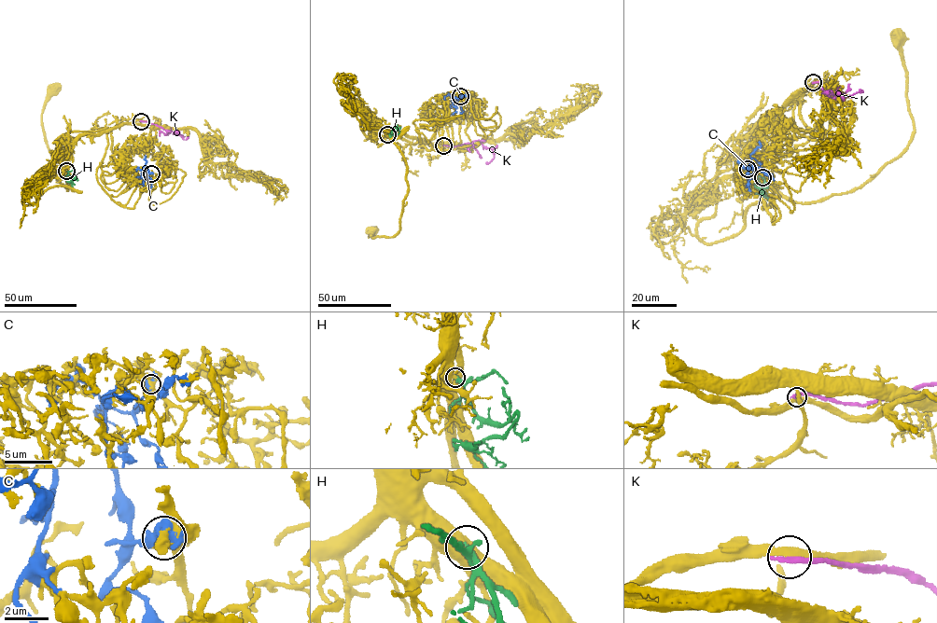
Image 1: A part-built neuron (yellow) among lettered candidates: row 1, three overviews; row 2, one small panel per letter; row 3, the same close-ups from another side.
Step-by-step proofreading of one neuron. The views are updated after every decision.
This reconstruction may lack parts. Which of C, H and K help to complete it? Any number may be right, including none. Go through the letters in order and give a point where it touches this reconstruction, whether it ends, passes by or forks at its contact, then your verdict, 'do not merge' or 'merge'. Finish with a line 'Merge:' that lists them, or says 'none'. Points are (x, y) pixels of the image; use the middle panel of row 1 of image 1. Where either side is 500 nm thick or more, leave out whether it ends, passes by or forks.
C: meets yellow at (460, 96); it forks there; do not merge
H: meets yellow at (387, 134); merge
K: meets yellow at (443, 145); it ends there; do not merge
Merge: H

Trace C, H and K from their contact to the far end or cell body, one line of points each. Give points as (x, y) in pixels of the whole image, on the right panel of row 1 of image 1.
C: (748, 169), (753, 162), (750, 159), (751, 168), (766, 171), (769, 175)
H: (763, 178), (766, 185), (757, 187), (766, 198)
K: (813, 82), (821, 84), (823, 93), (830, 90), (845, 97), (862, 90)

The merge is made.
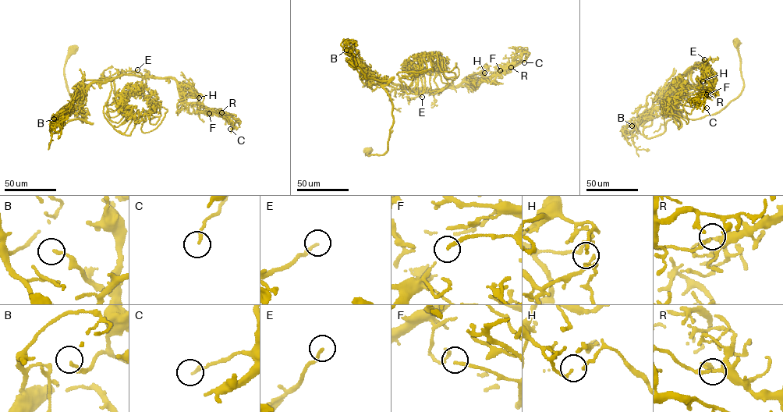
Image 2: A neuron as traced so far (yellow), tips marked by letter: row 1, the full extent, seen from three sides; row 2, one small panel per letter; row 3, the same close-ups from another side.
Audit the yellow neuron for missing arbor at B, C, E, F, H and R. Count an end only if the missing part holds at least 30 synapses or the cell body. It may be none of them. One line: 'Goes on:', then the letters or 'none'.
Goes on: E

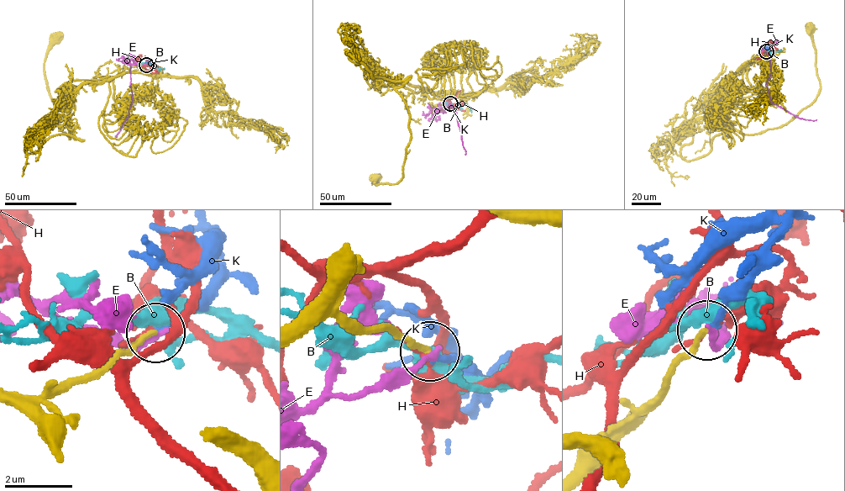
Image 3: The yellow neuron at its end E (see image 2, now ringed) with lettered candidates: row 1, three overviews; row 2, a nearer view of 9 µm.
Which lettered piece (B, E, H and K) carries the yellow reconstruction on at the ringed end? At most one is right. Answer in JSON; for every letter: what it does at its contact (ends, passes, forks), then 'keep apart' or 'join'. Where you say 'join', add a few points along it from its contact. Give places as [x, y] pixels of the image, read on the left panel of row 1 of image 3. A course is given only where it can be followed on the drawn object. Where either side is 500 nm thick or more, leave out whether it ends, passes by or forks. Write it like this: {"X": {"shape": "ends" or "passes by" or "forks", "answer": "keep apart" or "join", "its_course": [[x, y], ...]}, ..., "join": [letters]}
{"B": {"shape": "forks", "answer": "keep apart"}, "E": {"shape": "ends", "answer": "keep apart"}, "H": {"shape": "ends", "answer": "keep apart"}, "K": {"shape": "ends", "answer": "join"}, "join": ["K"]}

